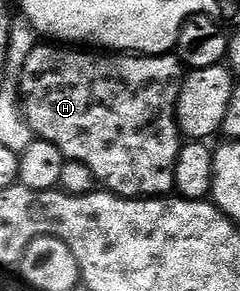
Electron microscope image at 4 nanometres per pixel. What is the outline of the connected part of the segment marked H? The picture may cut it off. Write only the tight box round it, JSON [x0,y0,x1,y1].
[17,45,185,199]

